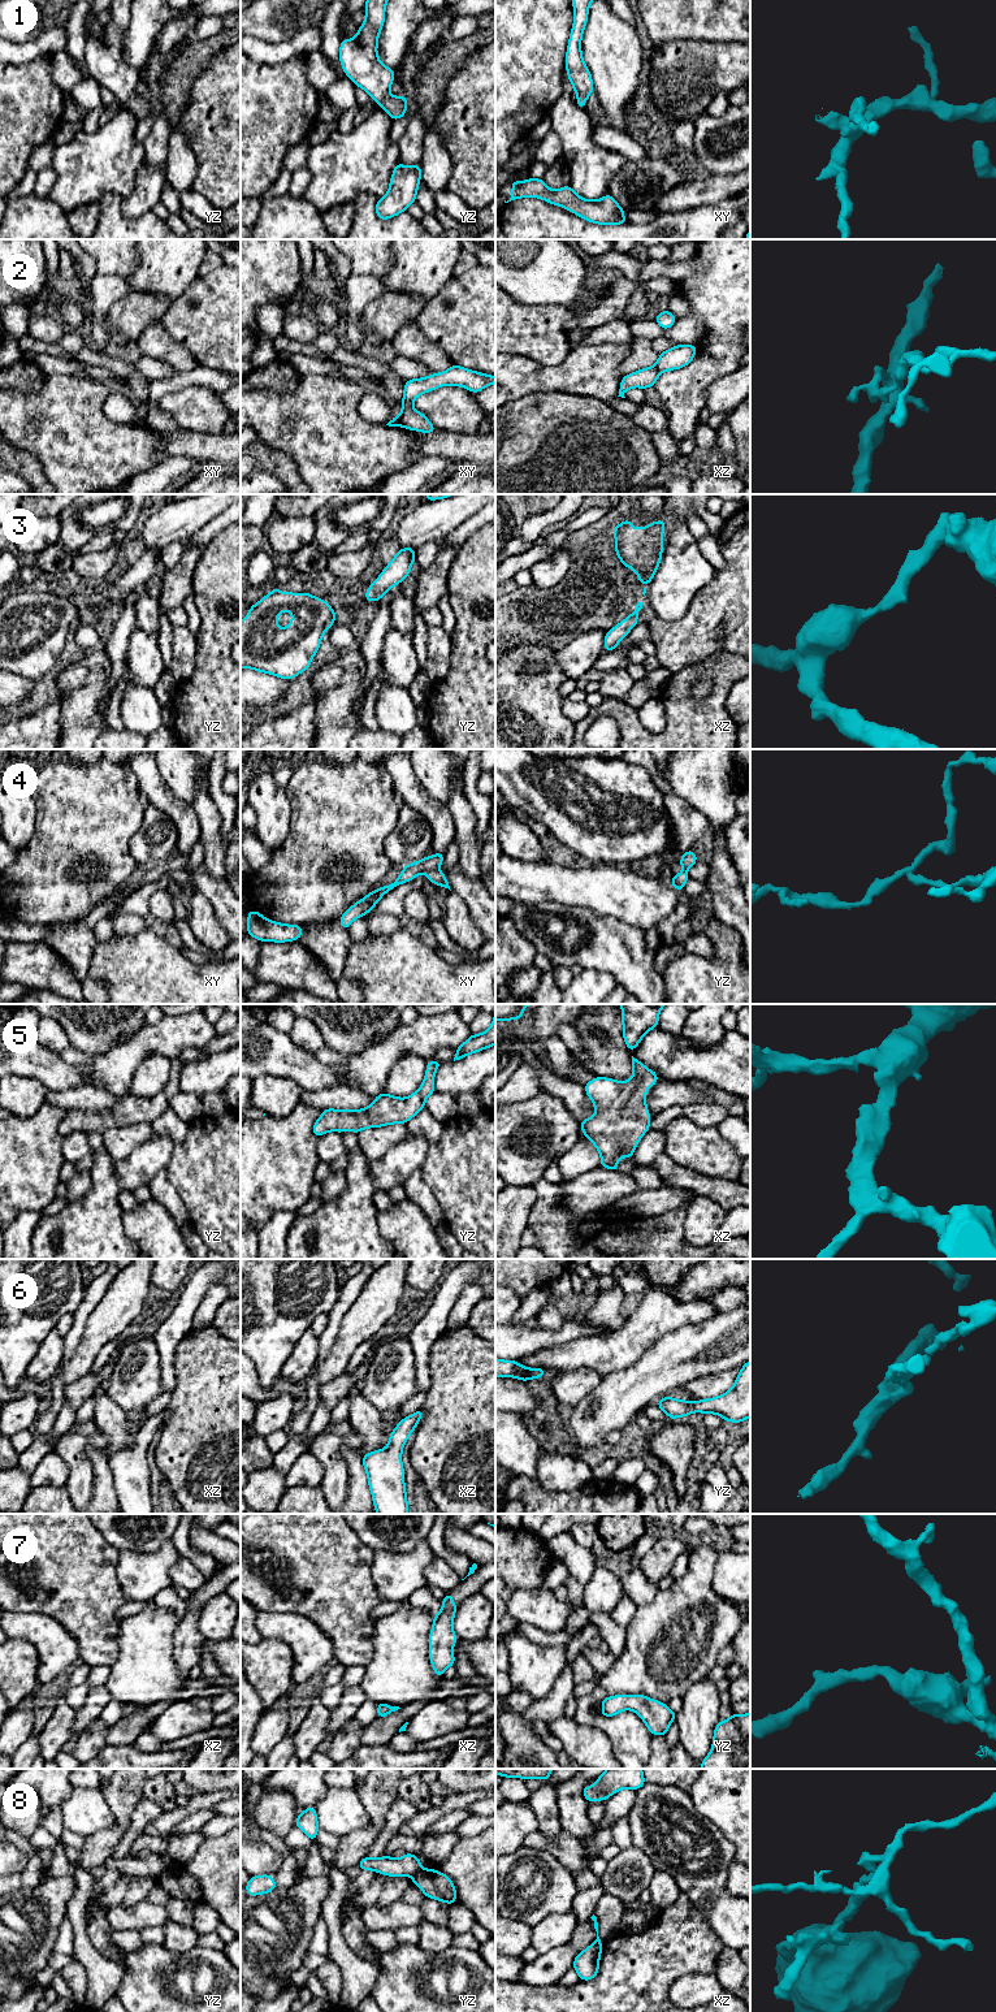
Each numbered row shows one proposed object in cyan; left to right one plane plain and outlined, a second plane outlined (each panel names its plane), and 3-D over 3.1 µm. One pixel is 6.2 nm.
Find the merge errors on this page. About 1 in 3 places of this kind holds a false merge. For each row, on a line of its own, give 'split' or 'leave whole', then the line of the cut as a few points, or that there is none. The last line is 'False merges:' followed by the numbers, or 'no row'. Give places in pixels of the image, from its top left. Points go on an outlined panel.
1: leave whole; no cut
2: split; cut in xy along (399, 415), (403, 425)
3: leave whole; no cut
4: split; cut in xy along (437, 869), (427, 873)
5: leave whole; no cut
6: leave whole; no cut
7: leave whole; no cut
8: split; cut in yz along (423, 1869), (412, 1877)
False merges: 2, 4, 8

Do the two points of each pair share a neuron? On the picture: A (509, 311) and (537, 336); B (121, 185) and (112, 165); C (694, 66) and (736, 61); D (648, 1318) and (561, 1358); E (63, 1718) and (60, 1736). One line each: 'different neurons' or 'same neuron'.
A: same neuron
B: same neuron
C: same neuron
D: same neuron
E: same neuron

